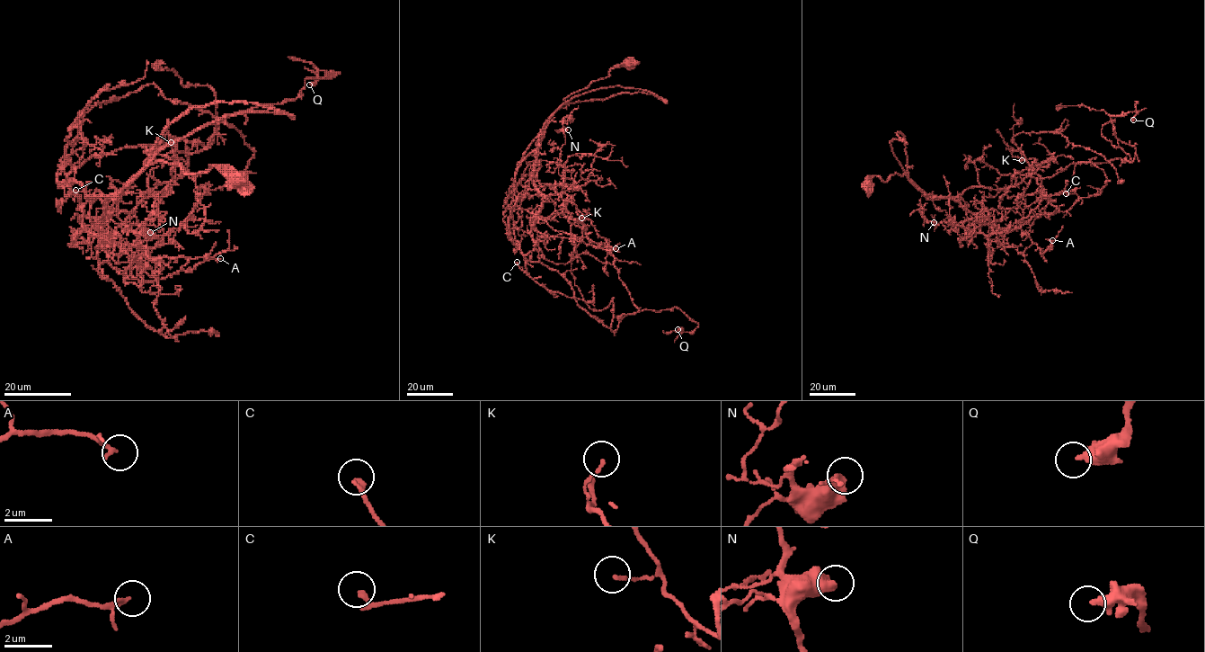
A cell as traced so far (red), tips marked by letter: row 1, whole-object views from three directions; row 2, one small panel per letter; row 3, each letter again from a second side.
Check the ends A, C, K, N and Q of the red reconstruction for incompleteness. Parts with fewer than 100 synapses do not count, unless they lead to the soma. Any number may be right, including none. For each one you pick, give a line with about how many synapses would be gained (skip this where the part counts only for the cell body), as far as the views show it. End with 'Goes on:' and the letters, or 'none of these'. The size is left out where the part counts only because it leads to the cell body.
Goes on: none of these

